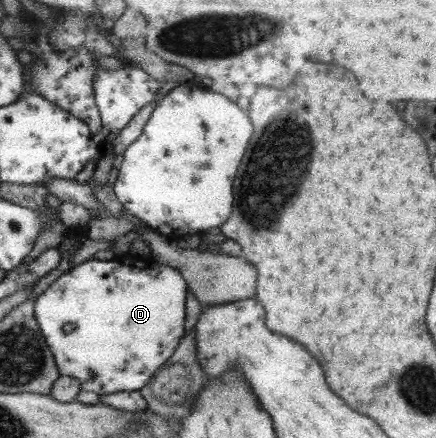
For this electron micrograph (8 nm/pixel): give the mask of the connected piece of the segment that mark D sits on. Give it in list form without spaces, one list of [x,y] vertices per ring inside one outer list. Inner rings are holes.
[[[118,257],[109,261],[90,258],[60,275],[34,300],[35,318],[59,375],[75,377],[80,381],[81,391],[94,392],[99,396],[142,389],[156,374],[158,367],[173,355],[185,335],[184,305],[188,288],[183,275],[173,267],[141,257],[126,257],[126,261],[131,262],[124,263]],[[66,323],[74,323],[76,327],[66,333],[62,330]]]

